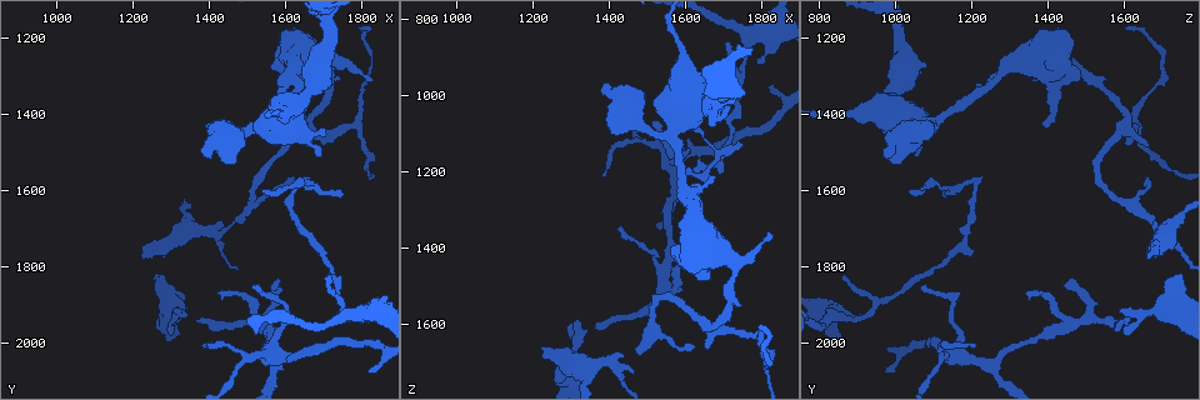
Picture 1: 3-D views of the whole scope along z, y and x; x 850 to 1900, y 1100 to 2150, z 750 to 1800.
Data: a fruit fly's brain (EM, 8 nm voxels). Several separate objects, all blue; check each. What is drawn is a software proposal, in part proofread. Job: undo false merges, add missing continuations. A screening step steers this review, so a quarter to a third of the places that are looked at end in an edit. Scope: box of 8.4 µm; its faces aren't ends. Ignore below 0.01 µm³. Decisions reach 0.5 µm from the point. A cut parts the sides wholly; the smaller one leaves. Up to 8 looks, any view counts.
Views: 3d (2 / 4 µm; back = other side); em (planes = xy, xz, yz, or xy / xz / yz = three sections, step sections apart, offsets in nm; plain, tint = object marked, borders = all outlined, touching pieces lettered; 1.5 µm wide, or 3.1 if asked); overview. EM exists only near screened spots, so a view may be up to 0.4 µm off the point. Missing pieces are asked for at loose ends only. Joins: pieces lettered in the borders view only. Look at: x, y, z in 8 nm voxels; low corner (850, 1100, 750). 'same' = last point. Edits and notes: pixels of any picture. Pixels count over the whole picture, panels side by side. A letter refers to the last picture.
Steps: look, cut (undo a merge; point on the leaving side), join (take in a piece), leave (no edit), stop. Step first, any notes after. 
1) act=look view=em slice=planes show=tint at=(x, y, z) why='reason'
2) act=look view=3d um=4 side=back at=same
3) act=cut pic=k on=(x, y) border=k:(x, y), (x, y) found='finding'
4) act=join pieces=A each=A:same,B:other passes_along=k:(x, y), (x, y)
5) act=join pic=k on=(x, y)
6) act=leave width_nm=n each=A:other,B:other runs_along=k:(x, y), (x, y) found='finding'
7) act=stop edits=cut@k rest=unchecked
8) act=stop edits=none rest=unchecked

act=look view=3d um=2 at=(1575, 1850, 1450) why='tapers out'

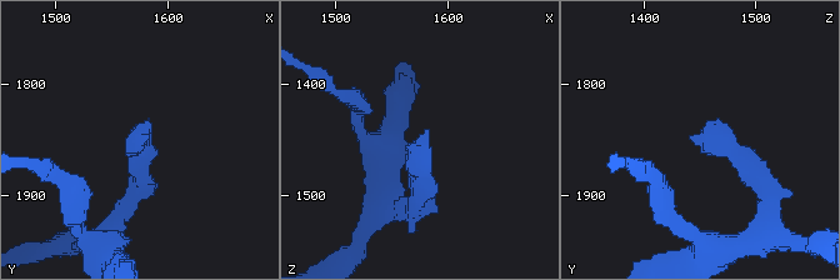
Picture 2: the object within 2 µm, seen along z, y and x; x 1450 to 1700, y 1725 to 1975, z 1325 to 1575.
act=look view=em slice=yz step=8 show=borders at=(1580, 1854, 1444) why='now the EM'

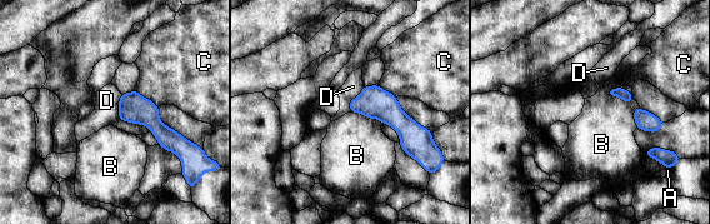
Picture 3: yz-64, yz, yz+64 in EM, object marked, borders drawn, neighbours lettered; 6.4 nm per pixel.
act=look view=em slice=planes show=borders at=same why='another direction'

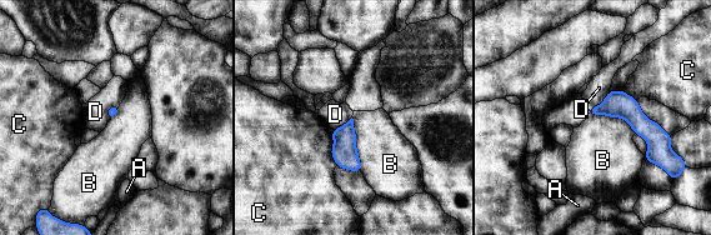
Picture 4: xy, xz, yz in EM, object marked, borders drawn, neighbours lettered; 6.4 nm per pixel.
act=leave each=A:other,B:other,C:other,D:other runs_along=4:(595, 110), (625, 109), (657, 158) found='no lettered piece goes on from it'

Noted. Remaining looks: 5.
act=look view=em slice=planes show=borders at=(1360, 1940, 1615) why='tapers out'

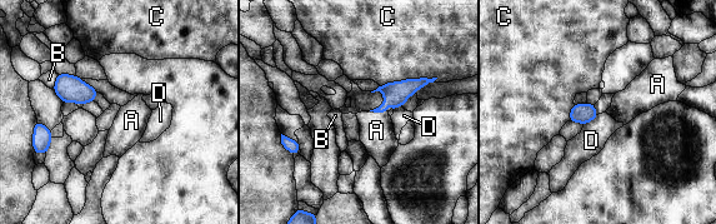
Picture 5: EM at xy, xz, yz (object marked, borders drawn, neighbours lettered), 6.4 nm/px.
act=leave each=A:other,B:other,C:other,D:other border=5:(370, 110), (387, 113) found='no lettered piece goes on from it'

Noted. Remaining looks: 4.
act=look view=3d um=4 at=(1225, 1765, 1665) why='free end'

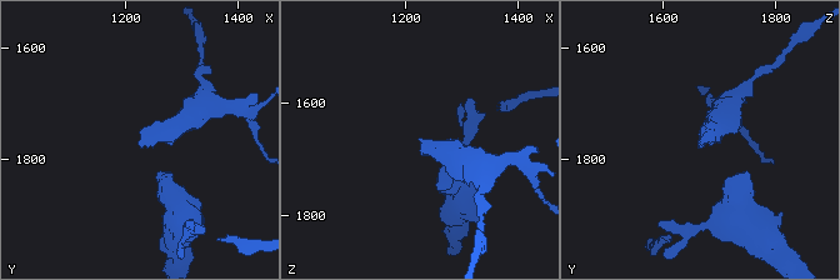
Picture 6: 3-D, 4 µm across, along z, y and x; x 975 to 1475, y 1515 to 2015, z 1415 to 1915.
act=look view=em slice=planes show=borders at=(1230, 1775, 1660) why='need the tissue'

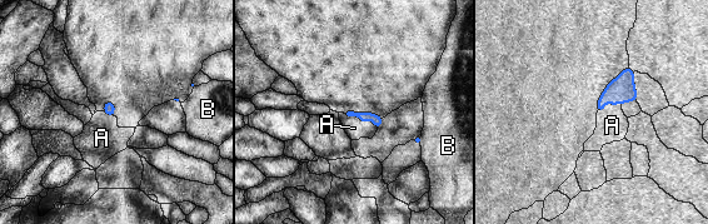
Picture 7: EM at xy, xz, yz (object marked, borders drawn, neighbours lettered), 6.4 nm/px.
act=join pieces=A longest_contact=A:260nm each=A:same,B:other found='it goes on there'

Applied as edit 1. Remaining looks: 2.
act=stop edits=join@7 rest=unchecked

